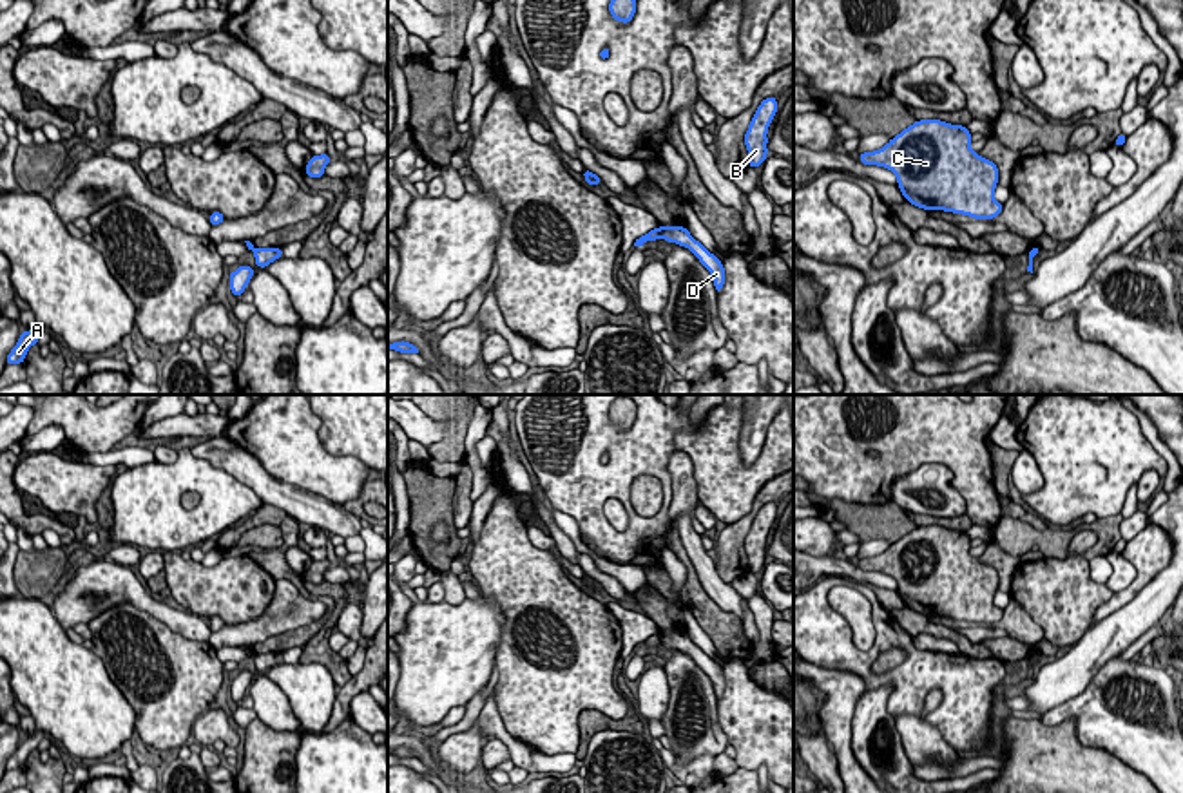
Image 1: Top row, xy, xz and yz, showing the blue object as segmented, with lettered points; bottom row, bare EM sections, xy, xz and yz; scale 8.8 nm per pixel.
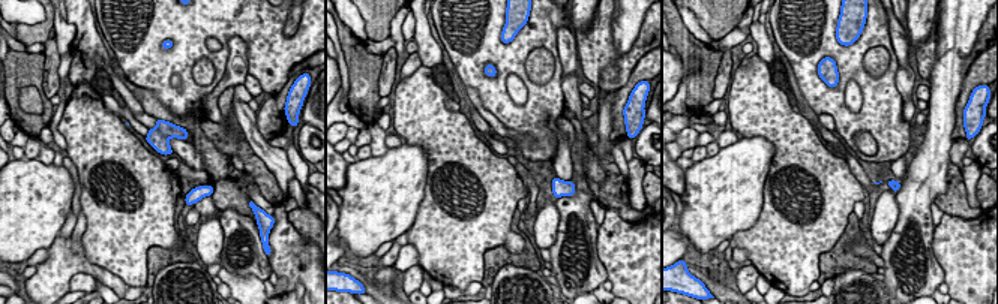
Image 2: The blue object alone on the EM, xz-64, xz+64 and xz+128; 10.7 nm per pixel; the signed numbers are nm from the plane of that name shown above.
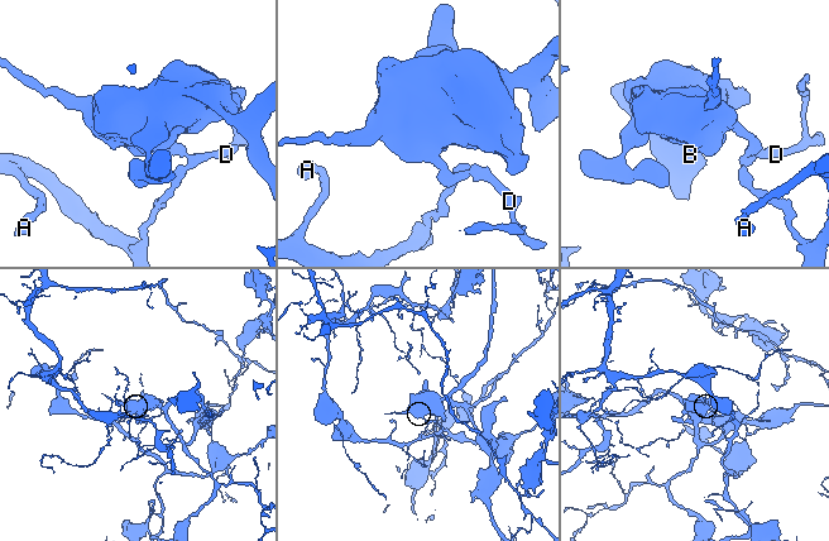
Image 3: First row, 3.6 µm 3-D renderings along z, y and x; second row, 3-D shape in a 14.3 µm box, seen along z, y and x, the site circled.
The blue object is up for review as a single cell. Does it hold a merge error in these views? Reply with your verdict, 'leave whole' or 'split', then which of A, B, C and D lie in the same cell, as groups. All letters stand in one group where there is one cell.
split; A D / B C

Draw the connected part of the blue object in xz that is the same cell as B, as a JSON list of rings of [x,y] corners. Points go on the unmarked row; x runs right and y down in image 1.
[[[770,502],[761,507],[745,540],[745,550],[748,556],[748,572],[757,574],[768,561],[768,532],[777,520],[777,503]]]

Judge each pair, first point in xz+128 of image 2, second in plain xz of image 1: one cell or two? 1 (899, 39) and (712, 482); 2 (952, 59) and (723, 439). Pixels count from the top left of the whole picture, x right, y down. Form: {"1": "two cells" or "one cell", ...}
{"1": "two cells", "2": "two cells"}

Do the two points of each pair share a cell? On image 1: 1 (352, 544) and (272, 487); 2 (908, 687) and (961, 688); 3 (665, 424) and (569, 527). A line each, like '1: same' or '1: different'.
1: different
2: same
3: different

